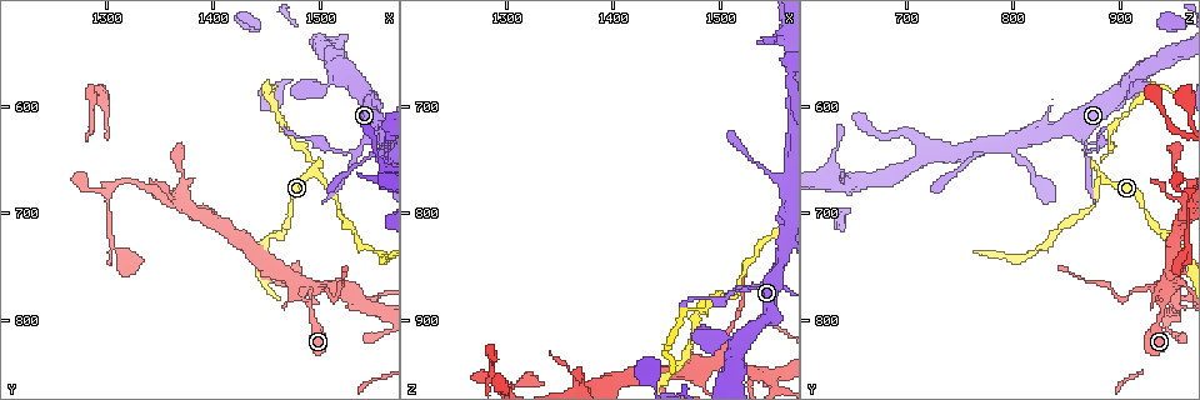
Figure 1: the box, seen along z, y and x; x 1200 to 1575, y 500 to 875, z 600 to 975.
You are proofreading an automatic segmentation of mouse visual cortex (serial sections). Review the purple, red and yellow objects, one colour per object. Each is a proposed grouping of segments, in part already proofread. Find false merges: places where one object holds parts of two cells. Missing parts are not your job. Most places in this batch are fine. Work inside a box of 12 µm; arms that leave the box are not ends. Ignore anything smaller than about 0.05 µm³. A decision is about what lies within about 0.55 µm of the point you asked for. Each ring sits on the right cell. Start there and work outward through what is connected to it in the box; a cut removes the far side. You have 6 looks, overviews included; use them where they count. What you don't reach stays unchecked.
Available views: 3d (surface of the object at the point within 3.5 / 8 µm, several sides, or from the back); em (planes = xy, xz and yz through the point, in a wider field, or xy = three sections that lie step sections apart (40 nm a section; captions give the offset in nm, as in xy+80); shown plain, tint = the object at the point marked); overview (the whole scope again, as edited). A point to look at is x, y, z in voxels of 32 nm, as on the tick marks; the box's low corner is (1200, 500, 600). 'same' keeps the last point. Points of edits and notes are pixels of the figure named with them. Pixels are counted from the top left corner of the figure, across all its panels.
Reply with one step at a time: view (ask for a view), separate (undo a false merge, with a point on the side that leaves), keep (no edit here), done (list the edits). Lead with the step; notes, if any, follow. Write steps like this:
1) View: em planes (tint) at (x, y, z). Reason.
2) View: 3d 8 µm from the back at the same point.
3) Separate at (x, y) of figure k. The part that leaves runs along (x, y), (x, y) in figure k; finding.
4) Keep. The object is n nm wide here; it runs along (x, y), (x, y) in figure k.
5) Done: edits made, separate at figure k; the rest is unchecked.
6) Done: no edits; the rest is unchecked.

View: 3d 3.5 µm at (1490, 784, 942). Abrupt turn.

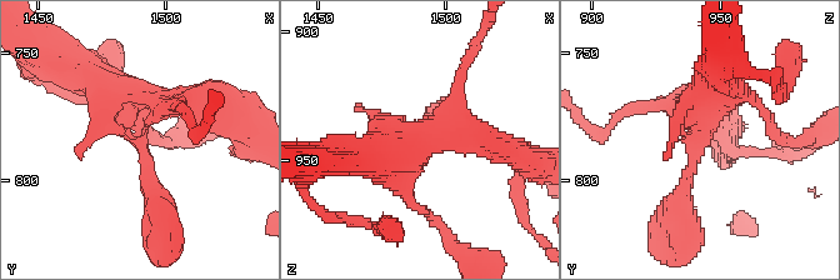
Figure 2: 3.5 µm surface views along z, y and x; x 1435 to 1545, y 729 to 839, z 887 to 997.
Keep. The arms are 350, 350, 450 nm wide; it runs along (159, 221), (125, 98), (101, 83) in figure 2; one cell here.

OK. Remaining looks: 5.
View: 3d 3.5 µm from the back at (1448, 748, 950). Small branch off a trunk.

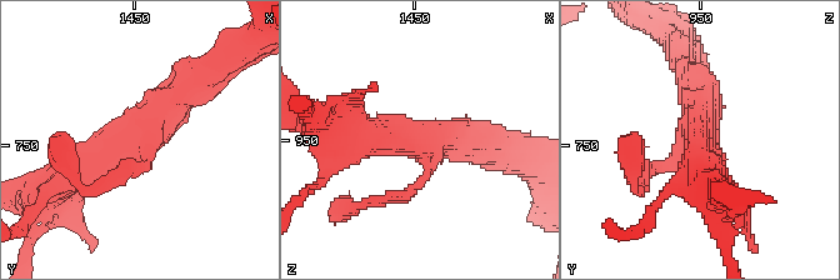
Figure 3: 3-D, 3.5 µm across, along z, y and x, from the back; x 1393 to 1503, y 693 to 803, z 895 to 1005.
View: em planes (tint) at (1449, 747, 950). 3 arms meet here; the arms are 150, 400, 500 nm wide; need the tissue.

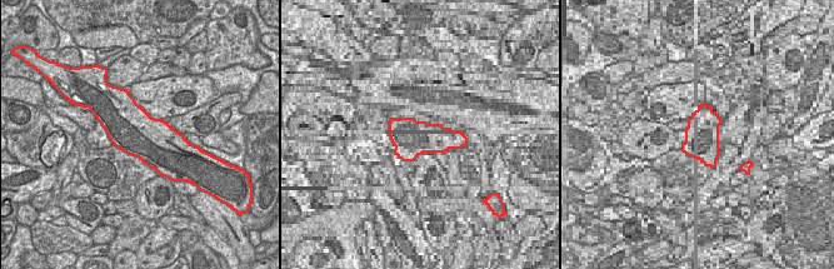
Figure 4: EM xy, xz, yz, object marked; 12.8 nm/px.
Keep. It runs along (63, 179), (116, 155), (200, 79) in figure 3; all the same cell.

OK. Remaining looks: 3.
View: 3d 3.5 µm at (1544, 786, 952).

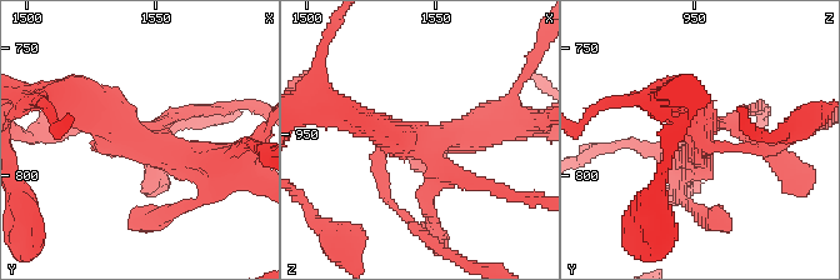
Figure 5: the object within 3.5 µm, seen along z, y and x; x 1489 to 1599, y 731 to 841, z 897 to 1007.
View: em planes (tint) at (1546, 785, 952).

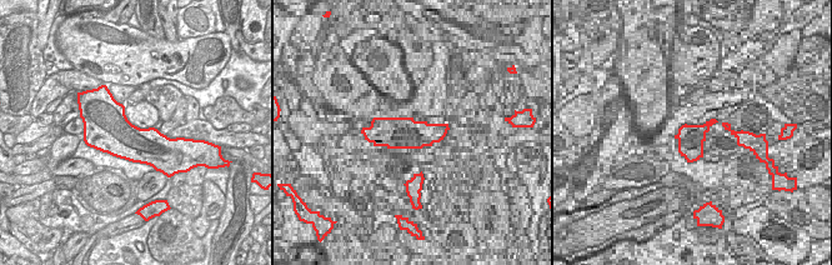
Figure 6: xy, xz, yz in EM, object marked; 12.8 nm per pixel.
Keep. The object is 500 nm wide here; it runs along (79, 96), (136, 139), (216, 170) in figure 5; one cell here.

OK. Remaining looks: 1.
Done: no edits; the rest is unchecked.

